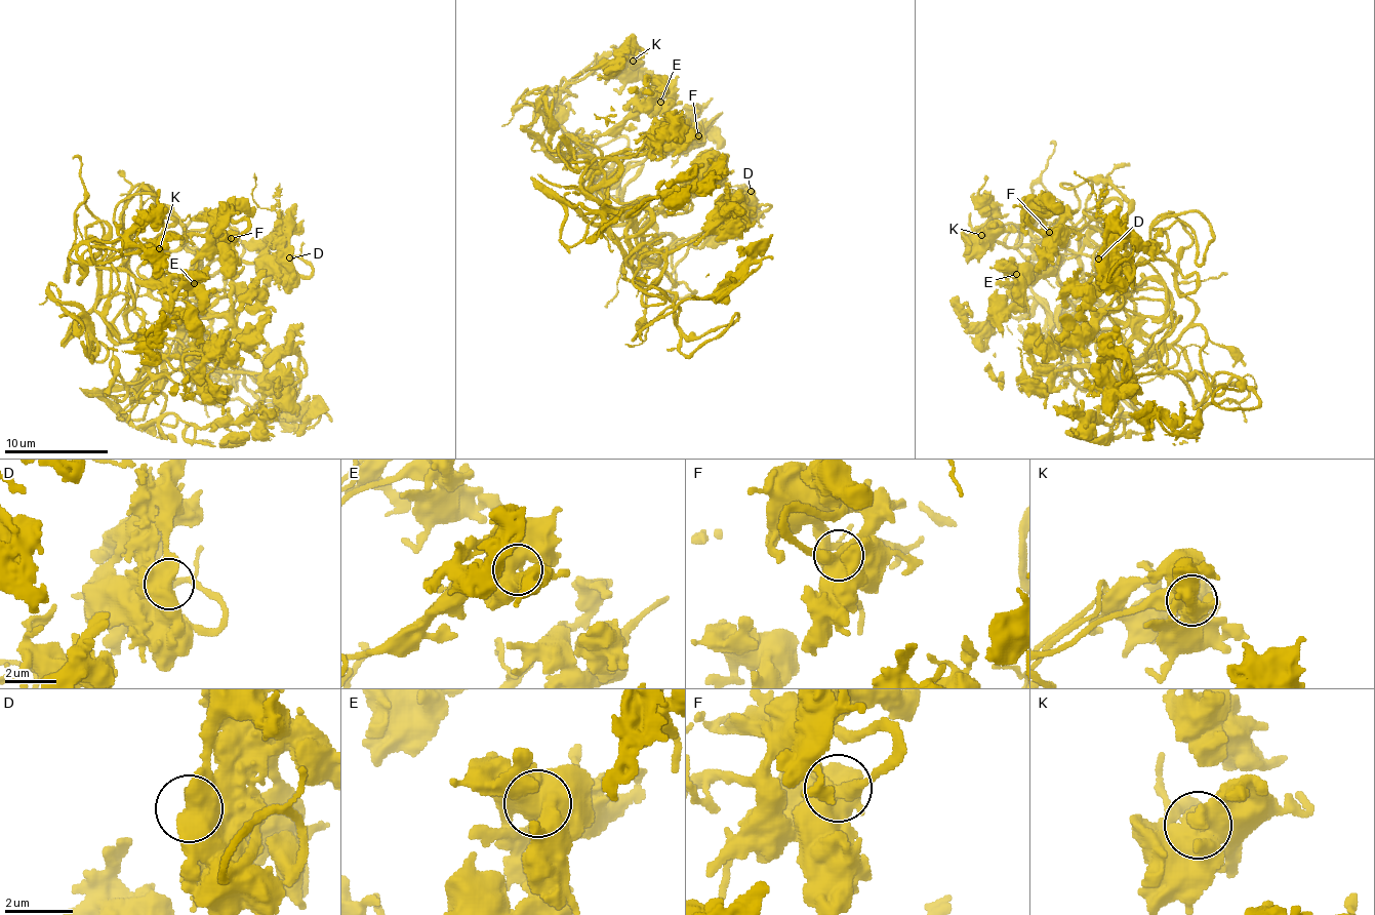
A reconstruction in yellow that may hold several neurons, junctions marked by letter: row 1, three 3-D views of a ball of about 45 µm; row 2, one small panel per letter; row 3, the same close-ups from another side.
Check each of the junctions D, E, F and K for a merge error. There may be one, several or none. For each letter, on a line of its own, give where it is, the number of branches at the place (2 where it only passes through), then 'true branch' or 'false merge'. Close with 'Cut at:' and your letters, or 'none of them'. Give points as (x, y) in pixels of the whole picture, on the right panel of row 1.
D: place (1098, 259); branches 2; true branch
E: place (1016, 274); branches 1; true branch
F: place (1049, 232); branches 2; true branch
K: place (981, 235); branches 3; true branch
Cut at: none of them

